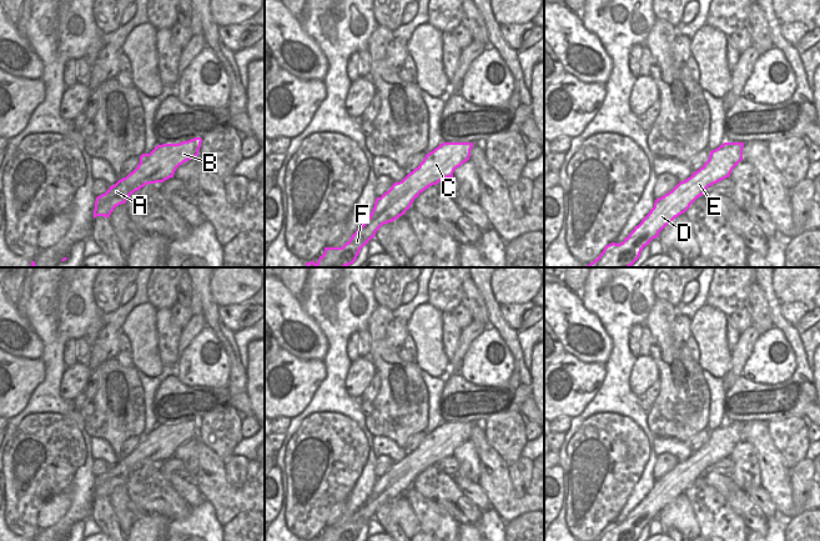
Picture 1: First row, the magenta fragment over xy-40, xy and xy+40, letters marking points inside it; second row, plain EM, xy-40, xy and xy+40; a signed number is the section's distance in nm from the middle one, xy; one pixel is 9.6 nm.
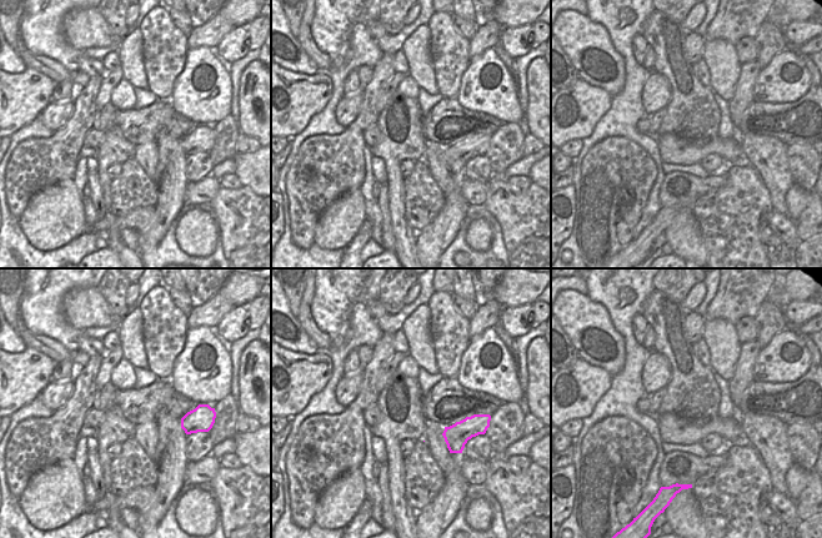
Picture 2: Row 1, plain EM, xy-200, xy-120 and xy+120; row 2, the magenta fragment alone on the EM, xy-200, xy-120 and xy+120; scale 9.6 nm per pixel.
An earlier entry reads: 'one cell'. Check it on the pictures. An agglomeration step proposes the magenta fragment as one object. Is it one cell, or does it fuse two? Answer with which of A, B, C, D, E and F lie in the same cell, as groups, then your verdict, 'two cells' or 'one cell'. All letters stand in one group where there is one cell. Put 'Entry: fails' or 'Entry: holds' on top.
Entry: holds
groups A B C D E F; one cell

